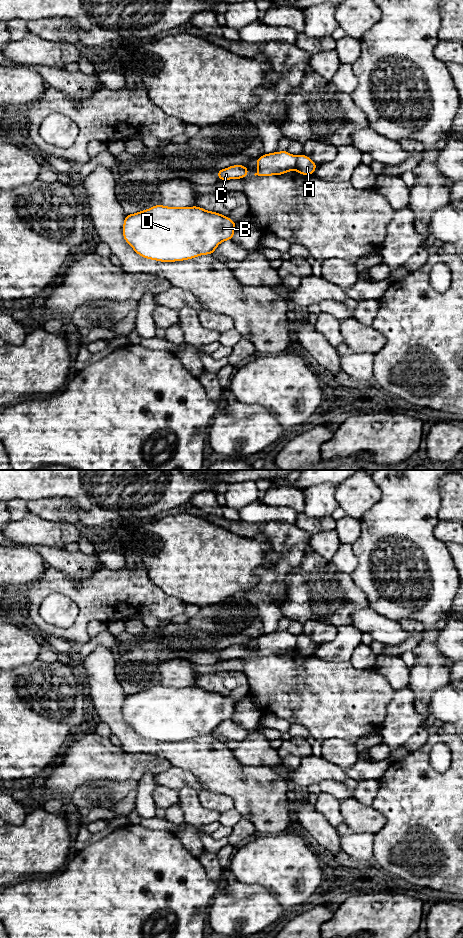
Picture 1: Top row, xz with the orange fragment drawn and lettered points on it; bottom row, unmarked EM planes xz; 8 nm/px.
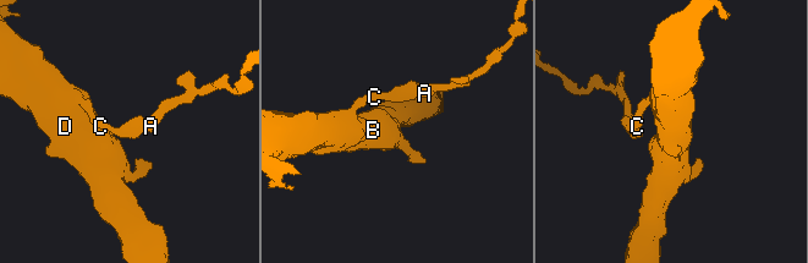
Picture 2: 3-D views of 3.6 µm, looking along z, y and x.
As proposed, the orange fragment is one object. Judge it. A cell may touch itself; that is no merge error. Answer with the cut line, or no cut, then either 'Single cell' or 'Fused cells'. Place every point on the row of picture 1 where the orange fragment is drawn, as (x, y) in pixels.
Split along xz (297, 156), (295, 169). Fused cells

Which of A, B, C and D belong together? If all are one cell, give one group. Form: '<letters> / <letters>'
A / B C D

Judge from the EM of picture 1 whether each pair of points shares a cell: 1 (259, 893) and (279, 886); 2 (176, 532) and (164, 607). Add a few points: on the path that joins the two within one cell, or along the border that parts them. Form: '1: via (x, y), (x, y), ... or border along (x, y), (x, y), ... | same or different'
1: border along (246, 884), (265, 887), (284, 908) | different
2: border along (150, 578), (166, 594), (179, 598), (185, 604) | different

